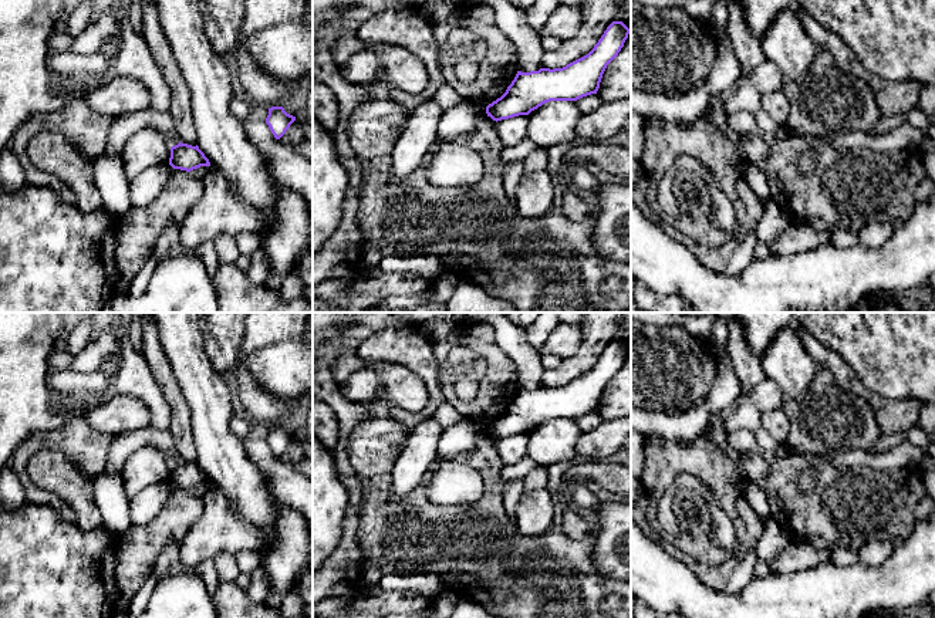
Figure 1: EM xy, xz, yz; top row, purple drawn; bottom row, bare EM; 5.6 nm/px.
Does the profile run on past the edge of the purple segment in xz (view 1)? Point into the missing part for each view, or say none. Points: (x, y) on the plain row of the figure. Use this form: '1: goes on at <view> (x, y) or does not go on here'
1: does not go on here

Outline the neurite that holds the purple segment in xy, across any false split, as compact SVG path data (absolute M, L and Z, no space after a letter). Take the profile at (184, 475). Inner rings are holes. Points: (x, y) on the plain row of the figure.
M179 460L178 463L171 466L169 483L173 487L190 490L200 484L210 484L210 480L198 463L192 465Z

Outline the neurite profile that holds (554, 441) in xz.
M550 419L527 433L526 455L537 466L568 462L575 456L575 445L581 436L575 419Z

